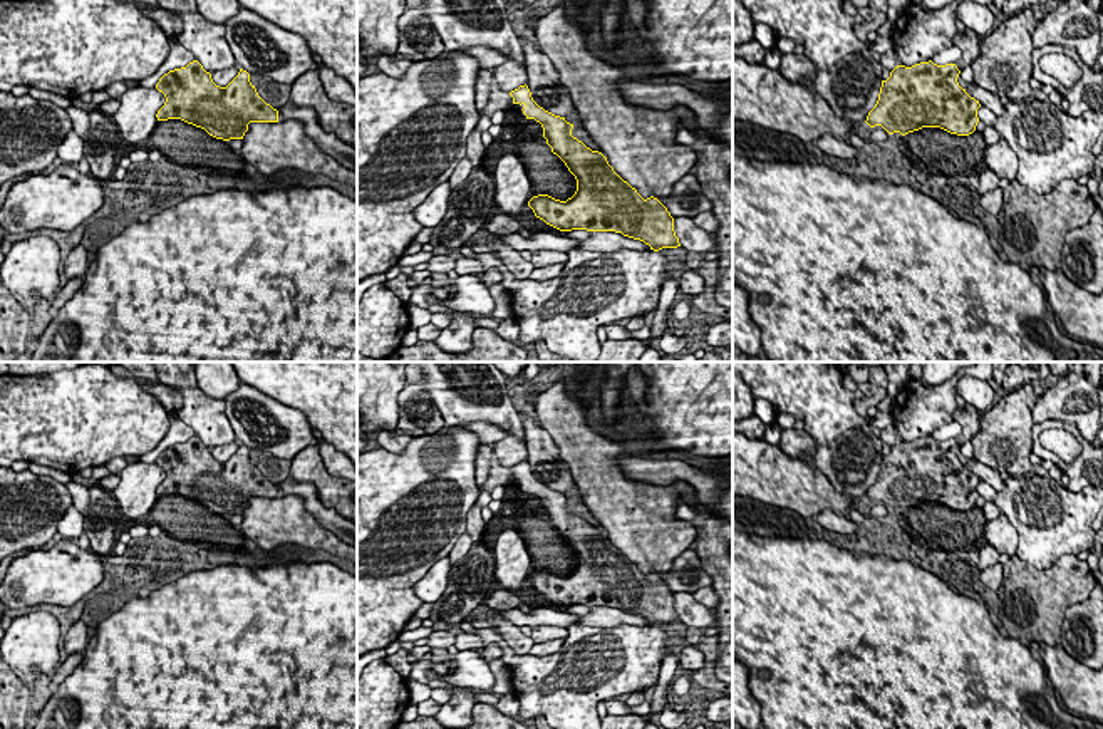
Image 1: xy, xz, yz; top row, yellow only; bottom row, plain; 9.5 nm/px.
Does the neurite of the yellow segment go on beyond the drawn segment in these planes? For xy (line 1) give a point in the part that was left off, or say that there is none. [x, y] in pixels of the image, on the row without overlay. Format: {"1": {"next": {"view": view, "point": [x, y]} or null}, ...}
{"1": {"next": null}}

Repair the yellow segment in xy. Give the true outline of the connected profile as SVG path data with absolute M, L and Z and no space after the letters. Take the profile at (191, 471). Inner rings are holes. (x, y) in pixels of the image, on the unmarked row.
M193 436L164 449L156 464L166 473L158 496L181 494L216 514L243 514L250 498L278 498L278 486L258 471L243 444L226 463L220 463Z

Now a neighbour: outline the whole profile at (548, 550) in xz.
M526 530L521 538L531 558L528 576L538 570L567 576L575 570L577 555L557 530Z

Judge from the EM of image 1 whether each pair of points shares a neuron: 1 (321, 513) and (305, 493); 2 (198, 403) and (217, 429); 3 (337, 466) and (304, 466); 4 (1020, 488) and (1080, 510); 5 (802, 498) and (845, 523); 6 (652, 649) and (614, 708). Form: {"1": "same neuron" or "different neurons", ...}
{"1": "same neuron", "2": "same neuron", "3": "different neurons", "4": "same neuron", "5": "different neurons", "6": "different neurons"}

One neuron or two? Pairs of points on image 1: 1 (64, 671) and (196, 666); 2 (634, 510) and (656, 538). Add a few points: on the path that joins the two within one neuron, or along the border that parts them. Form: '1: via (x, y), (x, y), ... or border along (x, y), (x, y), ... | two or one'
1: border along (84, 652), (79, 664), (57, 686) | two
2: via (634, 517), (649, 532) | one

